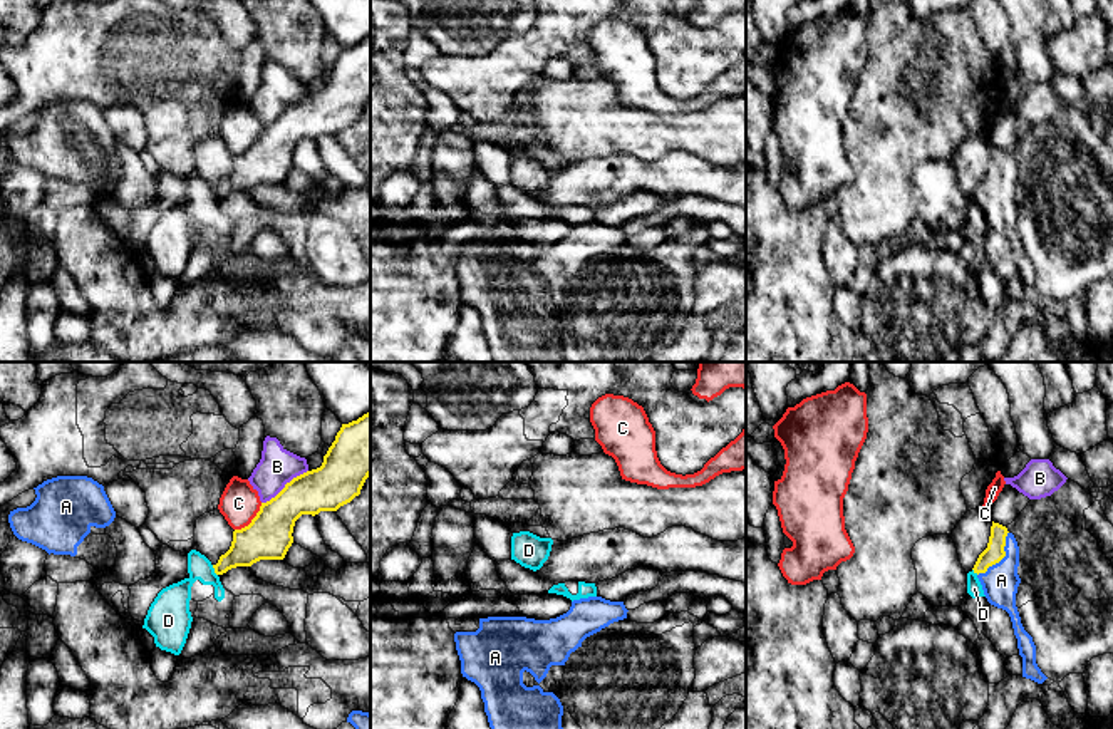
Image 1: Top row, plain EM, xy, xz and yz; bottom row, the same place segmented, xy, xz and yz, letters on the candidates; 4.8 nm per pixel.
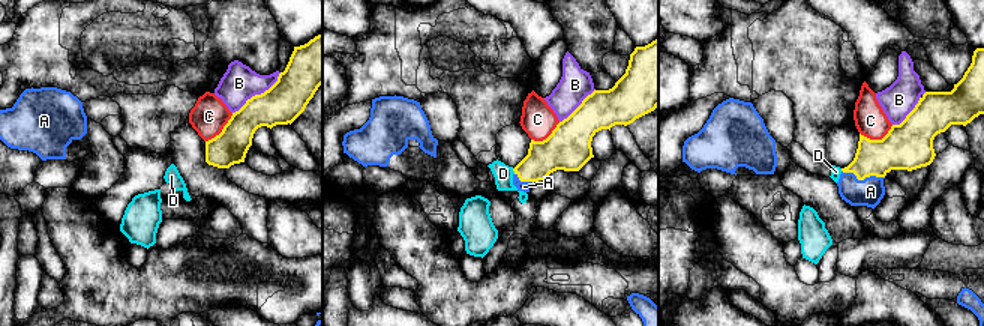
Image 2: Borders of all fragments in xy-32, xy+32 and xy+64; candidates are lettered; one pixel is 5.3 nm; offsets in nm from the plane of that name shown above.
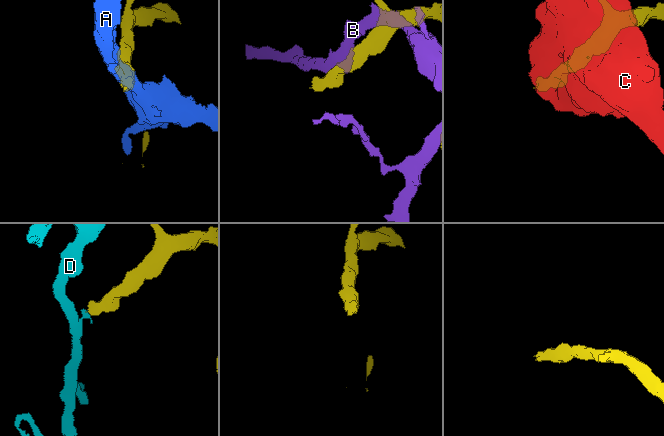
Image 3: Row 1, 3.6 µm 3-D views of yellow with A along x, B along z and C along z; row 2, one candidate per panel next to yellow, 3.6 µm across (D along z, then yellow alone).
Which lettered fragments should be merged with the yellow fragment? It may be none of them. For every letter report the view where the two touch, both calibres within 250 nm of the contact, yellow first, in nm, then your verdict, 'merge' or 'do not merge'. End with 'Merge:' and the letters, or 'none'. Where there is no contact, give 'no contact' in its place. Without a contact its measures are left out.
A: meets yellow in yz; 90 nm thick on the yellow side, 170 nm on the other; merge
B: meets yellow in xy; 220 nm thick on the yellow side, 180 nm on the other; do not merge
C: meets yellow in xy; 220 nm thick on the yellow side, 190 nm on the other; do not merge
D: meets yellow in xy; 180 nm thick on the yellow side, 150 nm on the other; do not merge
Merge: A

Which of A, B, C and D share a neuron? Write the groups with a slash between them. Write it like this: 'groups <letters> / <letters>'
groups A / B / C / D

